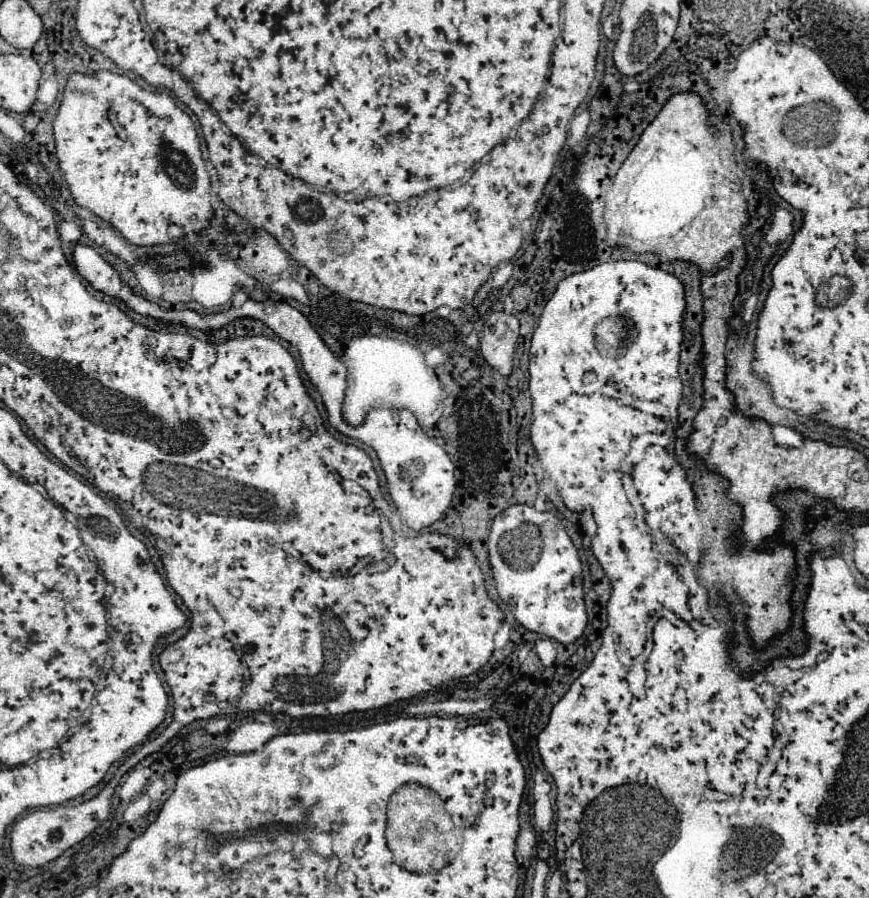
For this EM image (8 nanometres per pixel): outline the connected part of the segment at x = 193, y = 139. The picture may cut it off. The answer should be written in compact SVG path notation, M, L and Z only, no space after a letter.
M72 74L54 120L58 166L74 202L116 228L134 246L172 244L186 232L202 232L212 218L210 174L202 160L192 118L164 92L150 92L122 74Z

